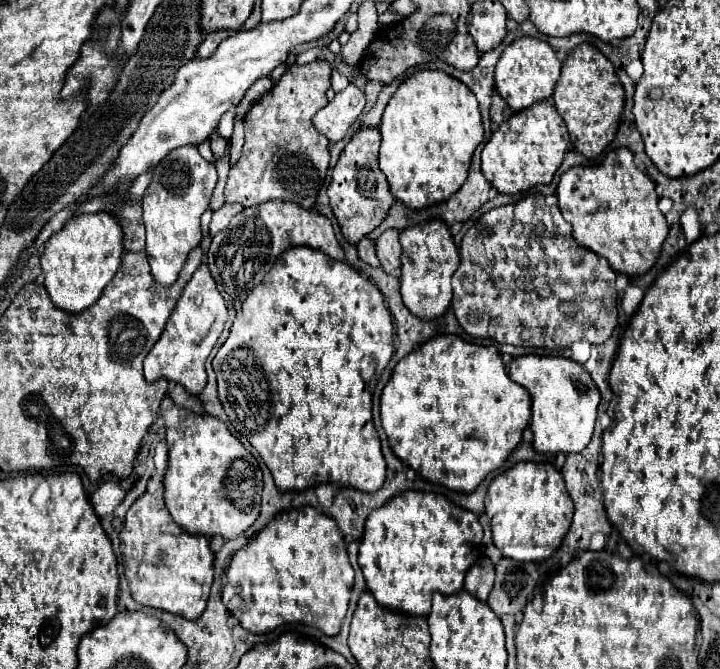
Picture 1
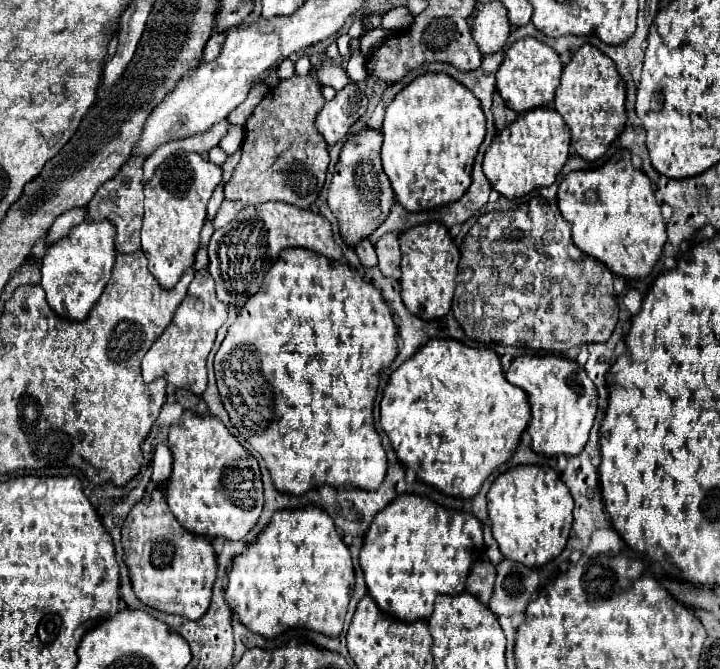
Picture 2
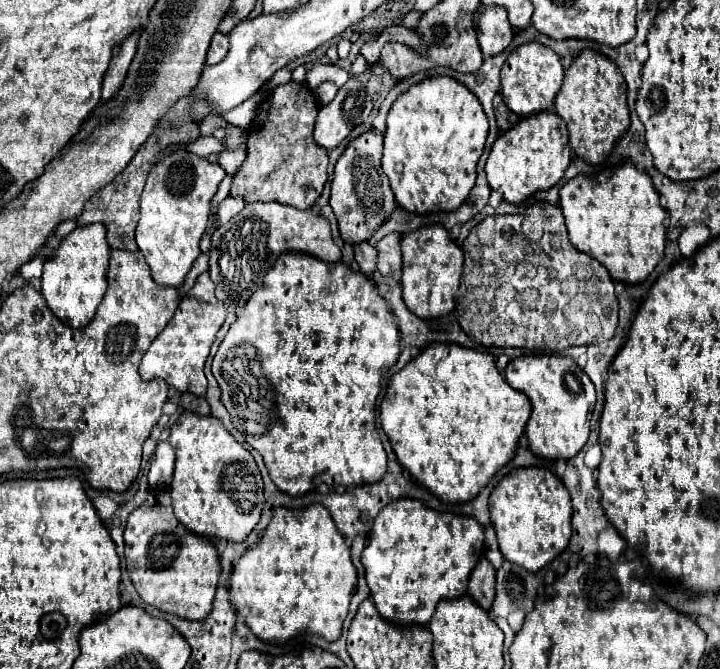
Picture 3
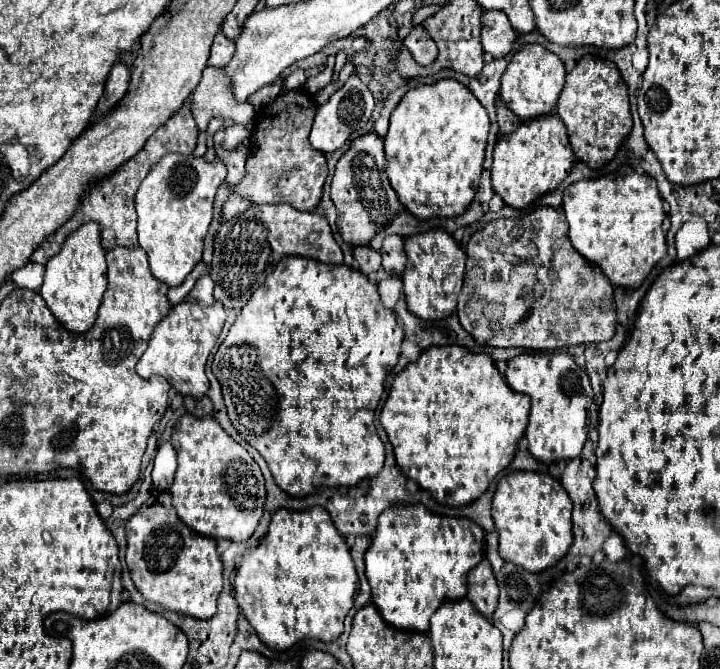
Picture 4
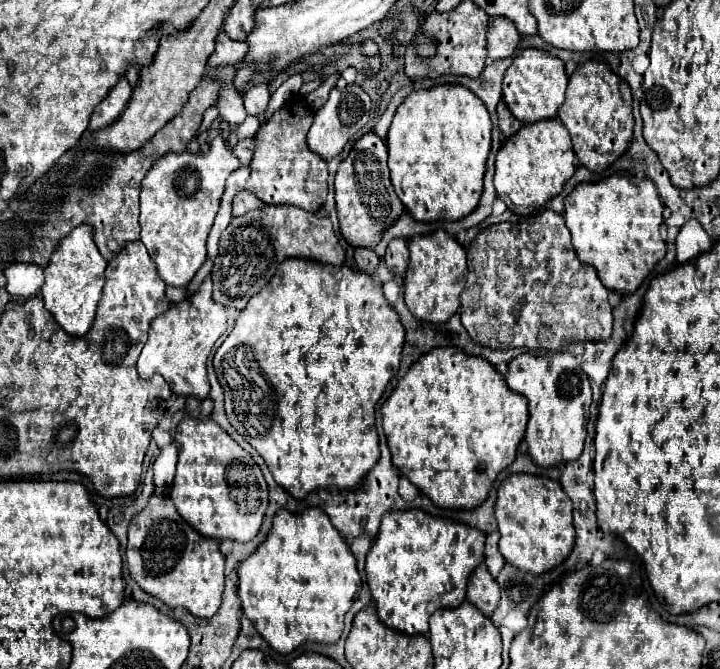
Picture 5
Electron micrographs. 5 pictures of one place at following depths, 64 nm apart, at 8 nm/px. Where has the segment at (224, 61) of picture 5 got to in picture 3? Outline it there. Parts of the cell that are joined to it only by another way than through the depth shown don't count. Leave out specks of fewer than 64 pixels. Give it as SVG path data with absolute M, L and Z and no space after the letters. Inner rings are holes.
M216 32L210 42L210 48L208 48L206 64L218 64L226 56L226 52L228 52L228 38L226 38L226 34Z

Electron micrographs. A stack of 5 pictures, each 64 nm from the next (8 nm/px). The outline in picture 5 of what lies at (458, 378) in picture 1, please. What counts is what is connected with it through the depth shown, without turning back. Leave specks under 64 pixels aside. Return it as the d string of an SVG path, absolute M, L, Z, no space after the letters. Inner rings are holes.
M452 346L422 354L398 380L386 404L382 404L382 428L388 438L392 462L414 486L442 508L472 510L486 500L498 472L514 462L526 422L526 398L512 392L502 374L486 358L466 354Z

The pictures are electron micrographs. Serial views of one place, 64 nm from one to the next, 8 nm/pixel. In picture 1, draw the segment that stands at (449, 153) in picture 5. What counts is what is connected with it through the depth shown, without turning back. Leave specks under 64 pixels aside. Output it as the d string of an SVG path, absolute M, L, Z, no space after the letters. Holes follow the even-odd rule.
M420 70L406 78L398 90L392 94L380 122L380 170L386 174L390 190L396 200L406 204L412 210L426 208L428 204L448 200L466 180L470 158L476 146L484 138L484 128L480 120L480 110L476 104L476 96L460 84L460 80L448 76L442 70Z

